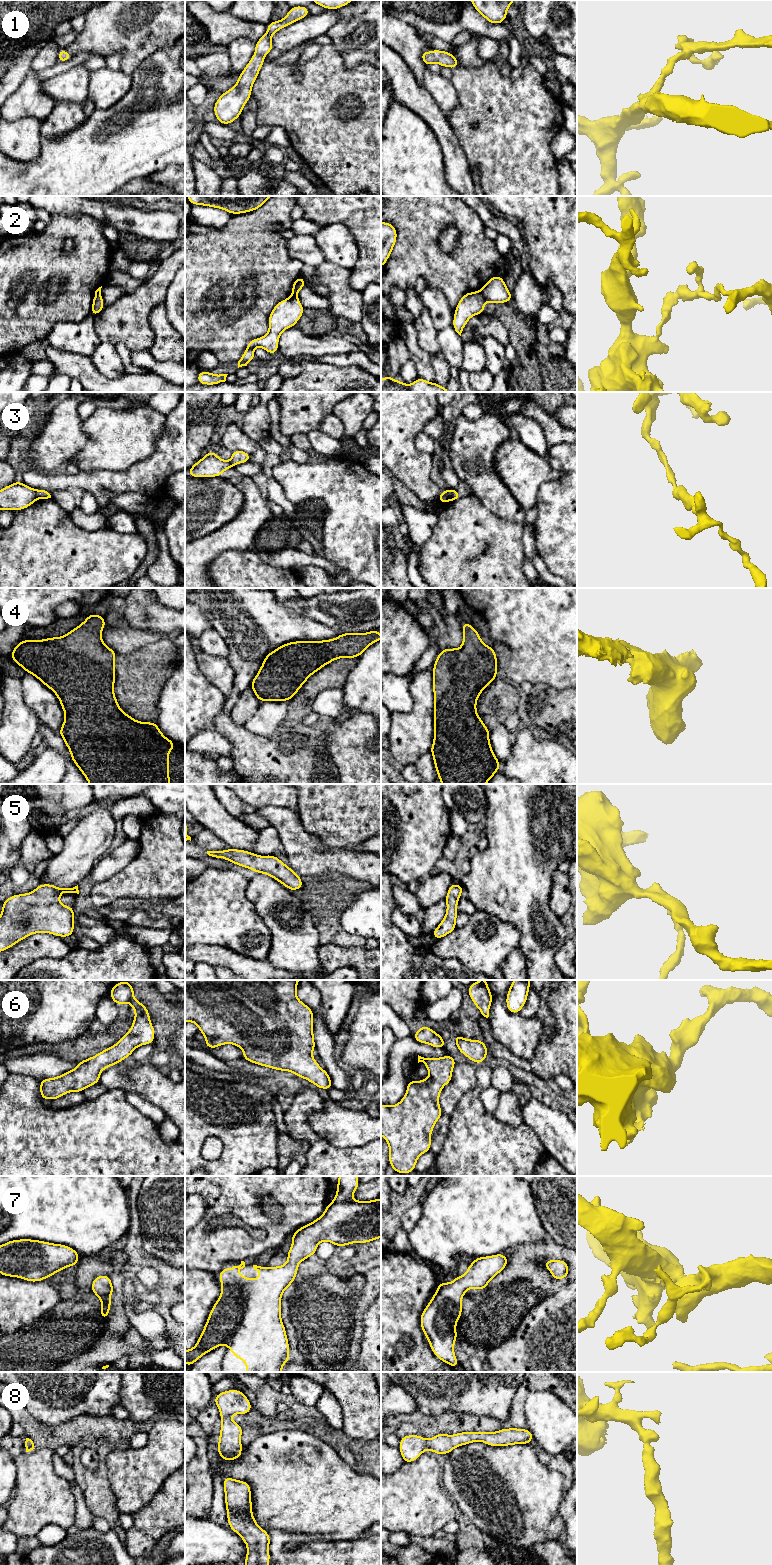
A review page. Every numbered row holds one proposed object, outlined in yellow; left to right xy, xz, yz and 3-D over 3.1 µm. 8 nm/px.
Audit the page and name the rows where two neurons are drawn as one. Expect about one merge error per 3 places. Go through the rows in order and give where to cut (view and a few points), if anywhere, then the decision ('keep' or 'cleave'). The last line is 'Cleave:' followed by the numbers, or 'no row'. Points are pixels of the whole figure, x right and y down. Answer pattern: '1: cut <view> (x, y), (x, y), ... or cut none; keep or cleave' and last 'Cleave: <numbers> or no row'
1: cut none; keep
2: cut yz (479, 291), (486, 300); cleave
3: cut yz (453, 490), (449, 500); cleave
4: cut none; keep
5: cut none; keep
6: cut none; keep
7: cut none; keep
8: cut none; keep
Cleave: 2, 3

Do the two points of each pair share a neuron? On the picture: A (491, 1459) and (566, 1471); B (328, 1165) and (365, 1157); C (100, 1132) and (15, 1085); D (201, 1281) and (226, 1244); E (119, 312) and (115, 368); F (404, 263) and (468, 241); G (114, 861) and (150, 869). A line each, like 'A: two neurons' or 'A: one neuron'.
A: two neurons
B: one neuron
C: one neuron
D: two neurons
E: two neurons
F: one neuron
G: two neurons

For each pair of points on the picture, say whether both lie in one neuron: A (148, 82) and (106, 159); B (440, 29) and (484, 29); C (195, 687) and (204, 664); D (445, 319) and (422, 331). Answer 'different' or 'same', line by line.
A: same
B: same
C: different
D: different

